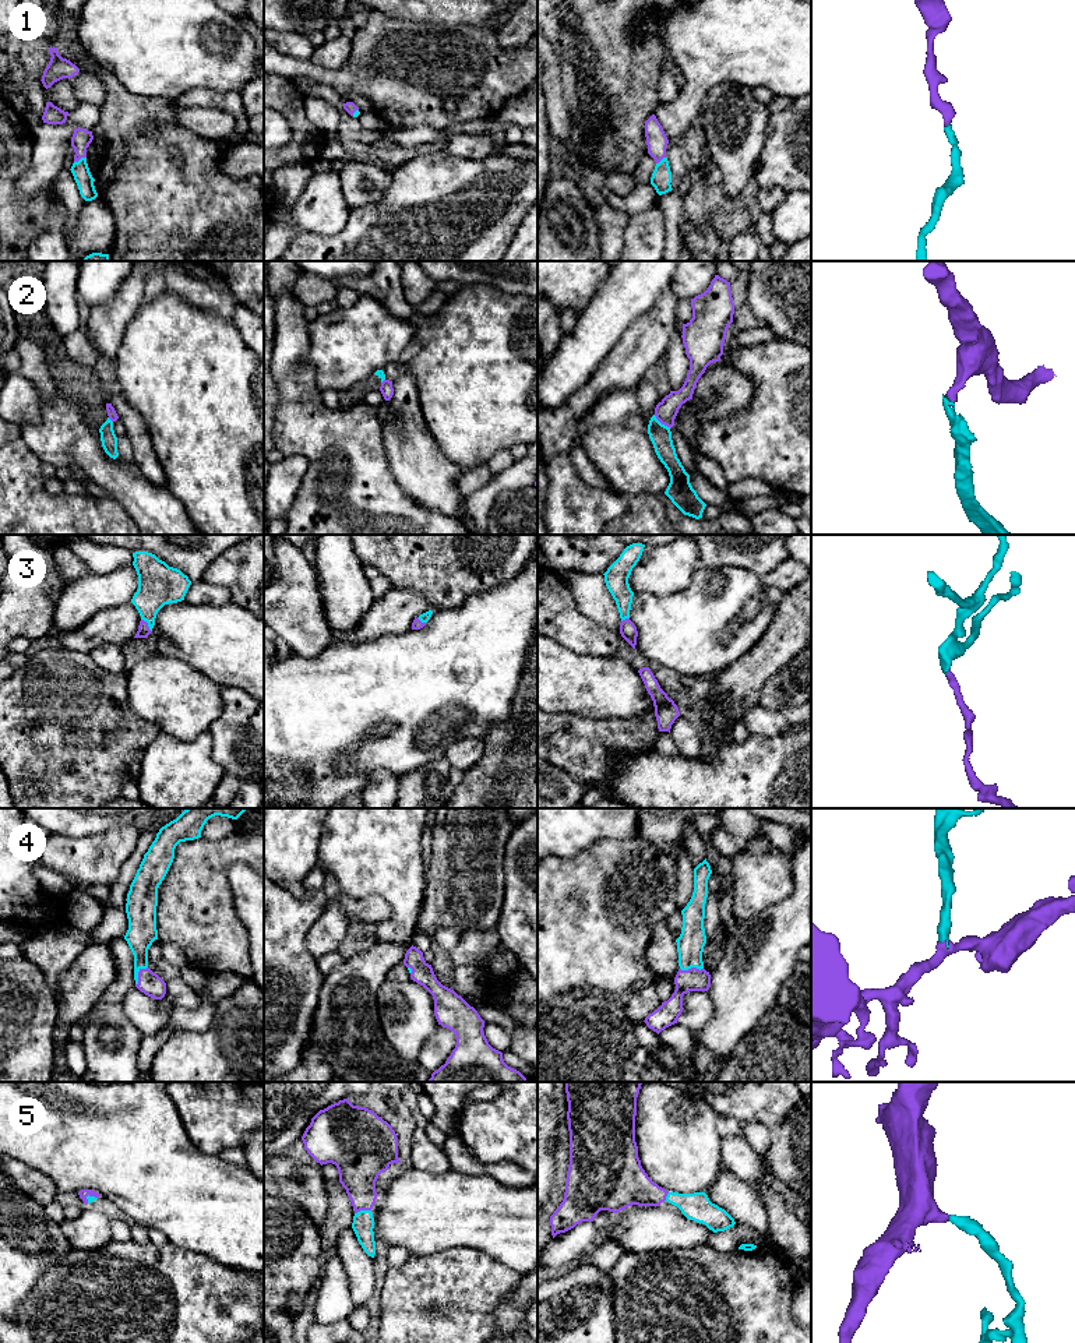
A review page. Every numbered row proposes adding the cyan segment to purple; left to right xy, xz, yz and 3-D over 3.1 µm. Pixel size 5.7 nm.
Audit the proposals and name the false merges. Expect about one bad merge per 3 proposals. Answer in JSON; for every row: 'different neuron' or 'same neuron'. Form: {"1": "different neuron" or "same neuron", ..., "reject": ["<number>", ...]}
{"1": "same neuron", "2": "different neuron", "3": "same neuron", "4": "same neuron", "5": "same neuron", "reject": ["2"]}

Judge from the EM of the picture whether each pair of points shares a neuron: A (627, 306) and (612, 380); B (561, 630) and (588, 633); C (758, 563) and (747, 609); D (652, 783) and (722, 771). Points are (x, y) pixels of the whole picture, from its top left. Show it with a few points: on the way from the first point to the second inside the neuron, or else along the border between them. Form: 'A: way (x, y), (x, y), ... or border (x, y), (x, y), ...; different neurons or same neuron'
A: border (642, 314), (599, 363); different neurons
B: way (568, 630), (581, 633); same neuron
C: border (723, 566), (739, 566), (751, 570), (760, 577); different neurons
D: way (669, 783), (705, 783); same neuron

